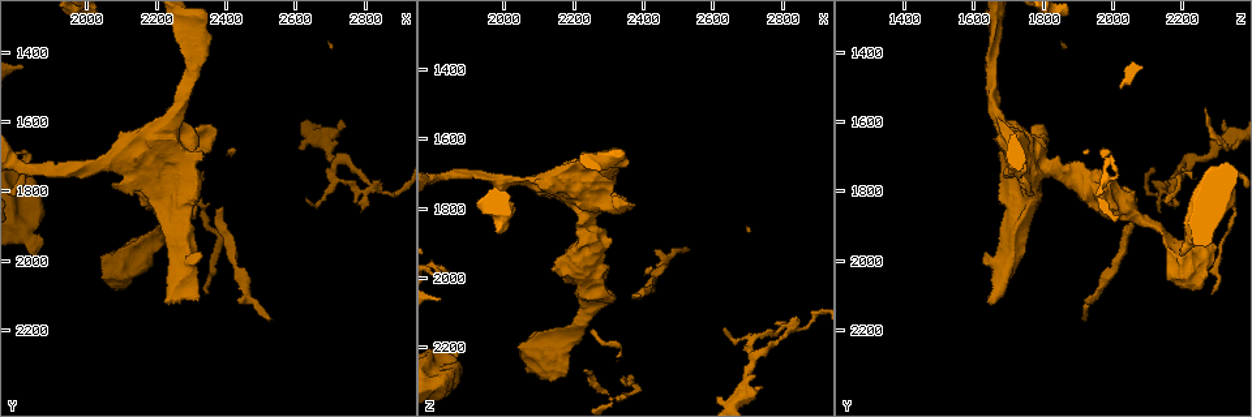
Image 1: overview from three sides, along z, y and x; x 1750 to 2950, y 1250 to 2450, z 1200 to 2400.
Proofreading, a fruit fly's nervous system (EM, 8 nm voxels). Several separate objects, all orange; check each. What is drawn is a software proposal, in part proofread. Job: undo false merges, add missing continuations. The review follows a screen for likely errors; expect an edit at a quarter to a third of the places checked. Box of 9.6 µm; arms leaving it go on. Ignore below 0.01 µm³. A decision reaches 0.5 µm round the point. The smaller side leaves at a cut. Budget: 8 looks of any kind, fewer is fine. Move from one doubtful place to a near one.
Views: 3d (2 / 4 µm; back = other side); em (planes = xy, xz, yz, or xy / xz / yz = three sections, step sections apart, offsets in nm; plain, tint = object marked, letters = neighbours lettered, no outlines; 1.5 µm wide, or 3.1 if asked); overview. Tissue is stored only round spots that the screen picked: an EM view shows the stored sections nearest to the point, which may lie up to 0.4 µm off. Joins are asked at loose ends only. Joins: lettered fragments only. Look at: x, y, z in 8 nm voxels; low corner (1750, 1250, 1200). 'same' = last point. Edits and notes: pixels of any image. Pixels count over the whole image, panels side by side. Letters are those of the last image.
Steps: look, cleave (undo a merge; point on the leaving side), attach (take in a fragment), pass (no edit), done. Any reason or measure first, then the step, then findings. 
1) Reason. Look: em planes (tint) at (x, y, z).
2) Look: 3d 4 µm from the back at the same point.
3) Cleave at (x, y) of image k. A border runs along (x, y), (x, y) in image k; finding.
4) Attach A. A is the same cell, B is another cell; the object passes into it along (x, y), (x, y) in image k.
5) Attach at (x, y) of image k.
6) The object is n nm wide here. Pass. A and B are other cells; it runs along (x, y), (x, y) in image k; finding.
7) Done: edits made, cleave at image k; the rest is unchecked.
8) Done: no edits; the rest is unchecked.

Look: 3d 4 µm at (1830, 1800, 2300).

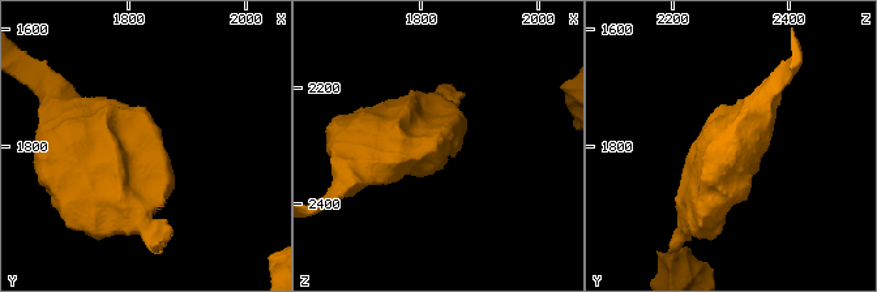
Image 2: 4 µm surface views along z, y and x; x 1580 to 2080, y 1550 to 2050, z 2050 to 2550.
Need the tissue. Look: em xz step 4 (tint) at (1830, 1790, 2295).

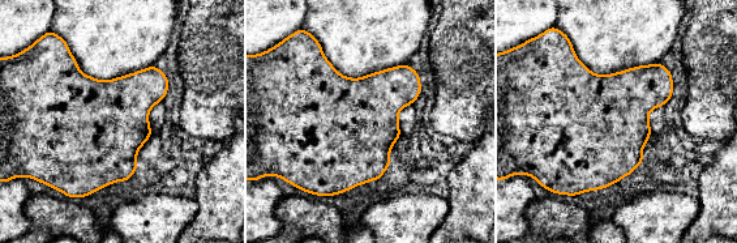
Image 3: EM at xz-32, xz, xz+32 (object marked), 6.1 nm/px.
Cut it another way. Look: em planes (letters) at the same point.

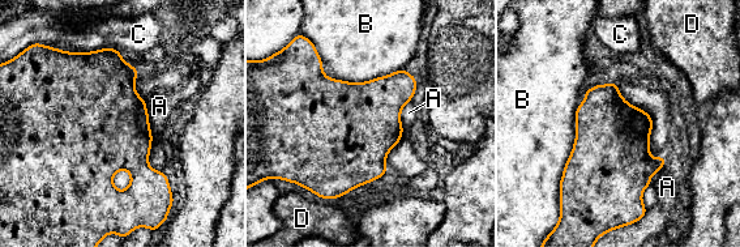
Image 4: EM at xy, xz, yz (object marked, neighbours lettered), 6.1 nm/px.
Pass. A, B, C and D are other cells; a border runs along (145, 101), (149, 165), (161, 171) in image 4; one cell here.

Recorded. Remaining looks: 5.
Thick turns thin. Look: em xy step 8 (tint) at (2280, 2050, 1680).

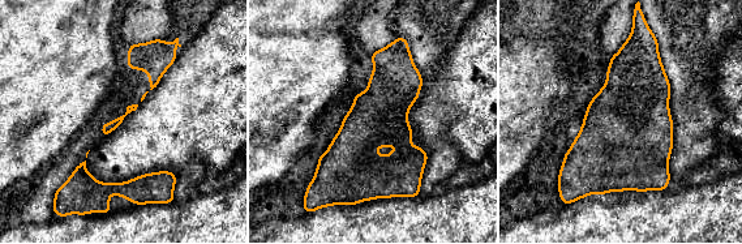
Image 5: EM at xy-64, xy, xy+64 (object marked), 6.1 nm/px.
Look: em yz step 4 (letters) at the same point.

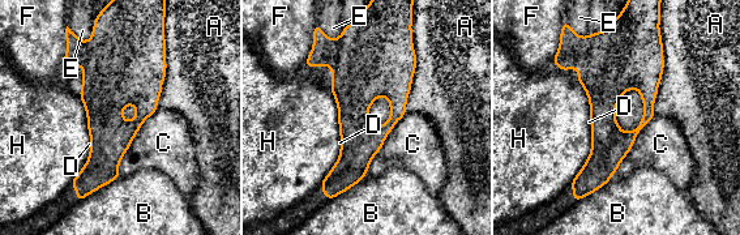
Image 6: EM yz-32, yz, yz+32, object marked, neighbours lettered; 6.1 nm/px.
Pass. A, B, C, D, E, F and H are other cells; a border runs along (158, 109), (132, 140), (119, 175) in image 6; all the same cell.

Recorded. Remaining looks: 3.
Thin end. Look: 3d 4 µm at (2730, 1600, 2320).

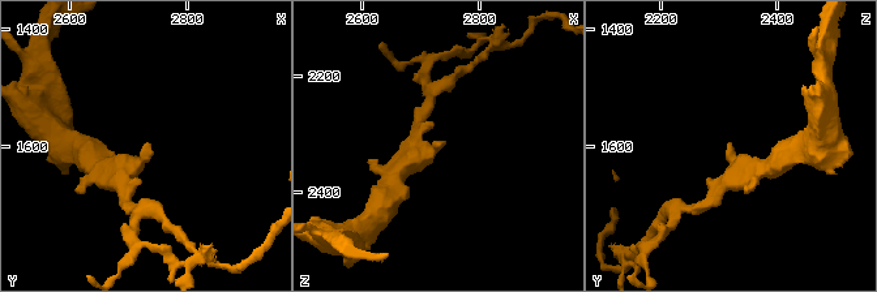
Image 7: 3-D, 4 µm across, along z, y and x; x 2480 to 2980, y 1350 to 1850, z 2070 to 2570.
Look: em planes (tint) at (2725, 1590, 2320).

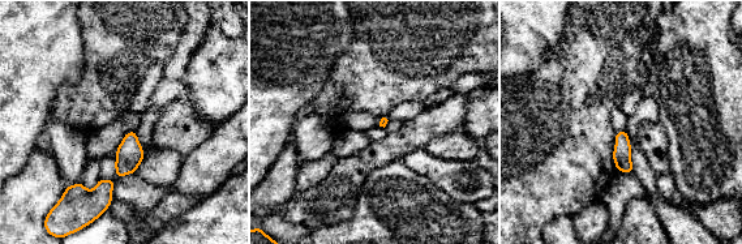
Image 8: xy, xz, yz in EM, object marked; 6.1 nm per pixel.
What lies round it. Look: em planes (letters) at the same point.

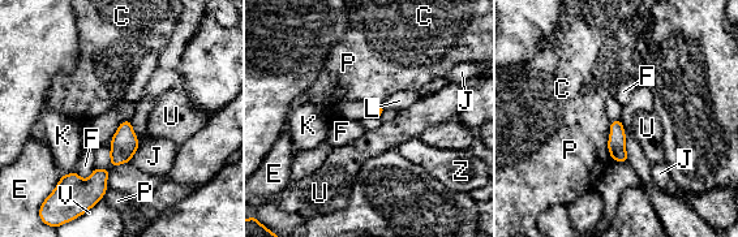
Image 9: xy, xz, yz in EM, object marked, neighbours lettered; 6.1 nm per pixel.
Pass. C, E, F, J, K, L, P, U, V and Z are other cells; a border runs along (110, 141), (111, 167) in image 9; no lettered fragment goes on from it.

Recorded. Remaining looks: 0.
Done: no edits; the rest is unchecked.

